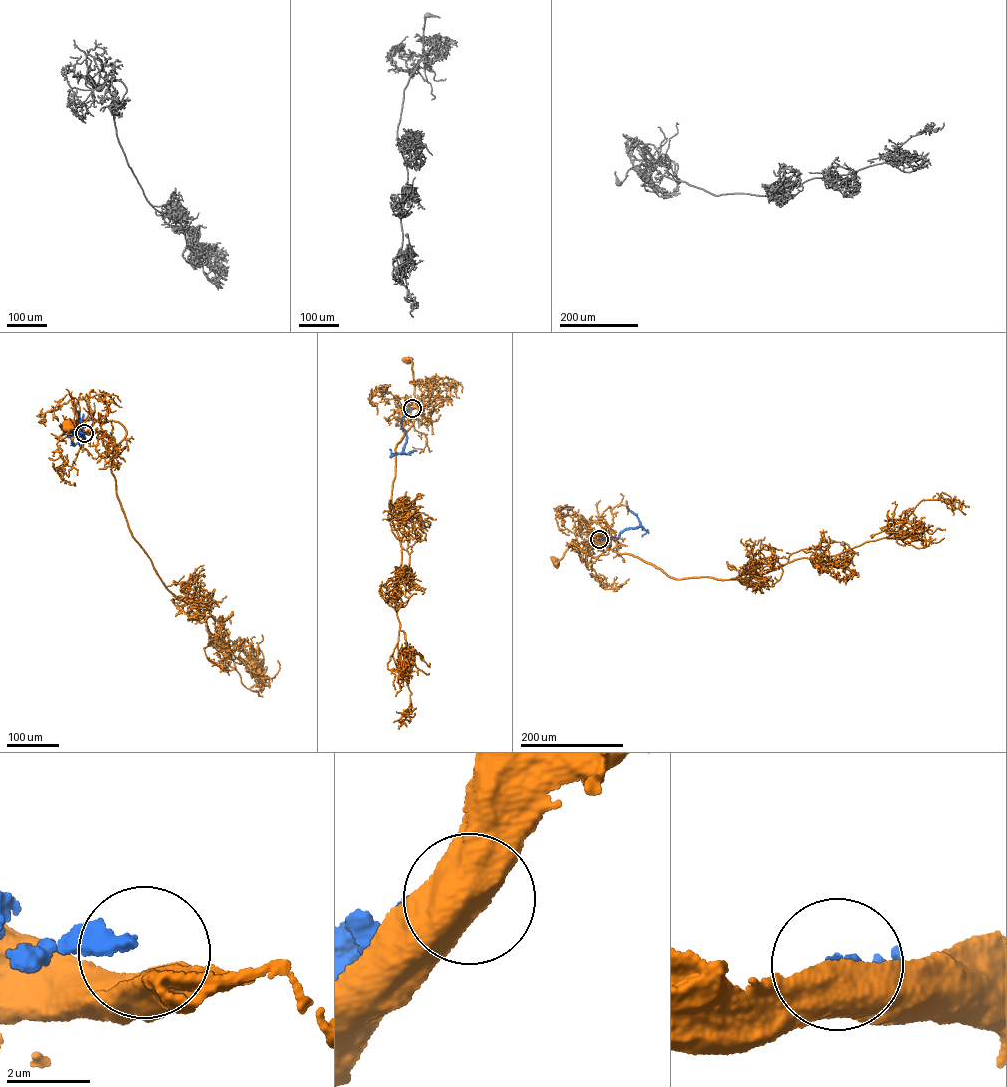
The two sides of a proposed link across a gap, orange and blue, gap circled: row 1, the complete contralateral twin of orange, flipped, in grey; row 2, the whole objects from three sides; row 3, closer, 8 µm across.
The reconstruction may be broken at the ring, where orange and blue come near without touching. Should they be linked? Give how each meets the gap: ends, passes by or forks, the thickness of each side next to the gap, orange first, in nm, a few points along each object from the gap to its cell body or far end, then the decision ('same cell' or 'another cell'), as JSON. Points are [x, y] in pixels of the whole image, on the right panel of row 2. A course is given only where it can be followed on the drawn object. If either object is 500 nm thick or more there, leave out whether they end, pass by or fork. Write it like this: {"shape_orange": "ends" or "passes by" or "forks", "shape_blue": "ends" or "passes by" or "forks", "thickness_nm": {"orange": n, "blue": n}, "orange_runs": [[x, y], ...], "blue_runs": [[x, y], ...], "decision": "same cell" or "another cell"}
{"thickness_nm": {"orange": 750, "blue": 400}, "orange_runs": [[599, 539], [571, 545], [556, 564]], "blue_runs": [[599, 539], [618, 537], [625, 529], [640, 525], [628, 506]], "decision": "another cell"}

